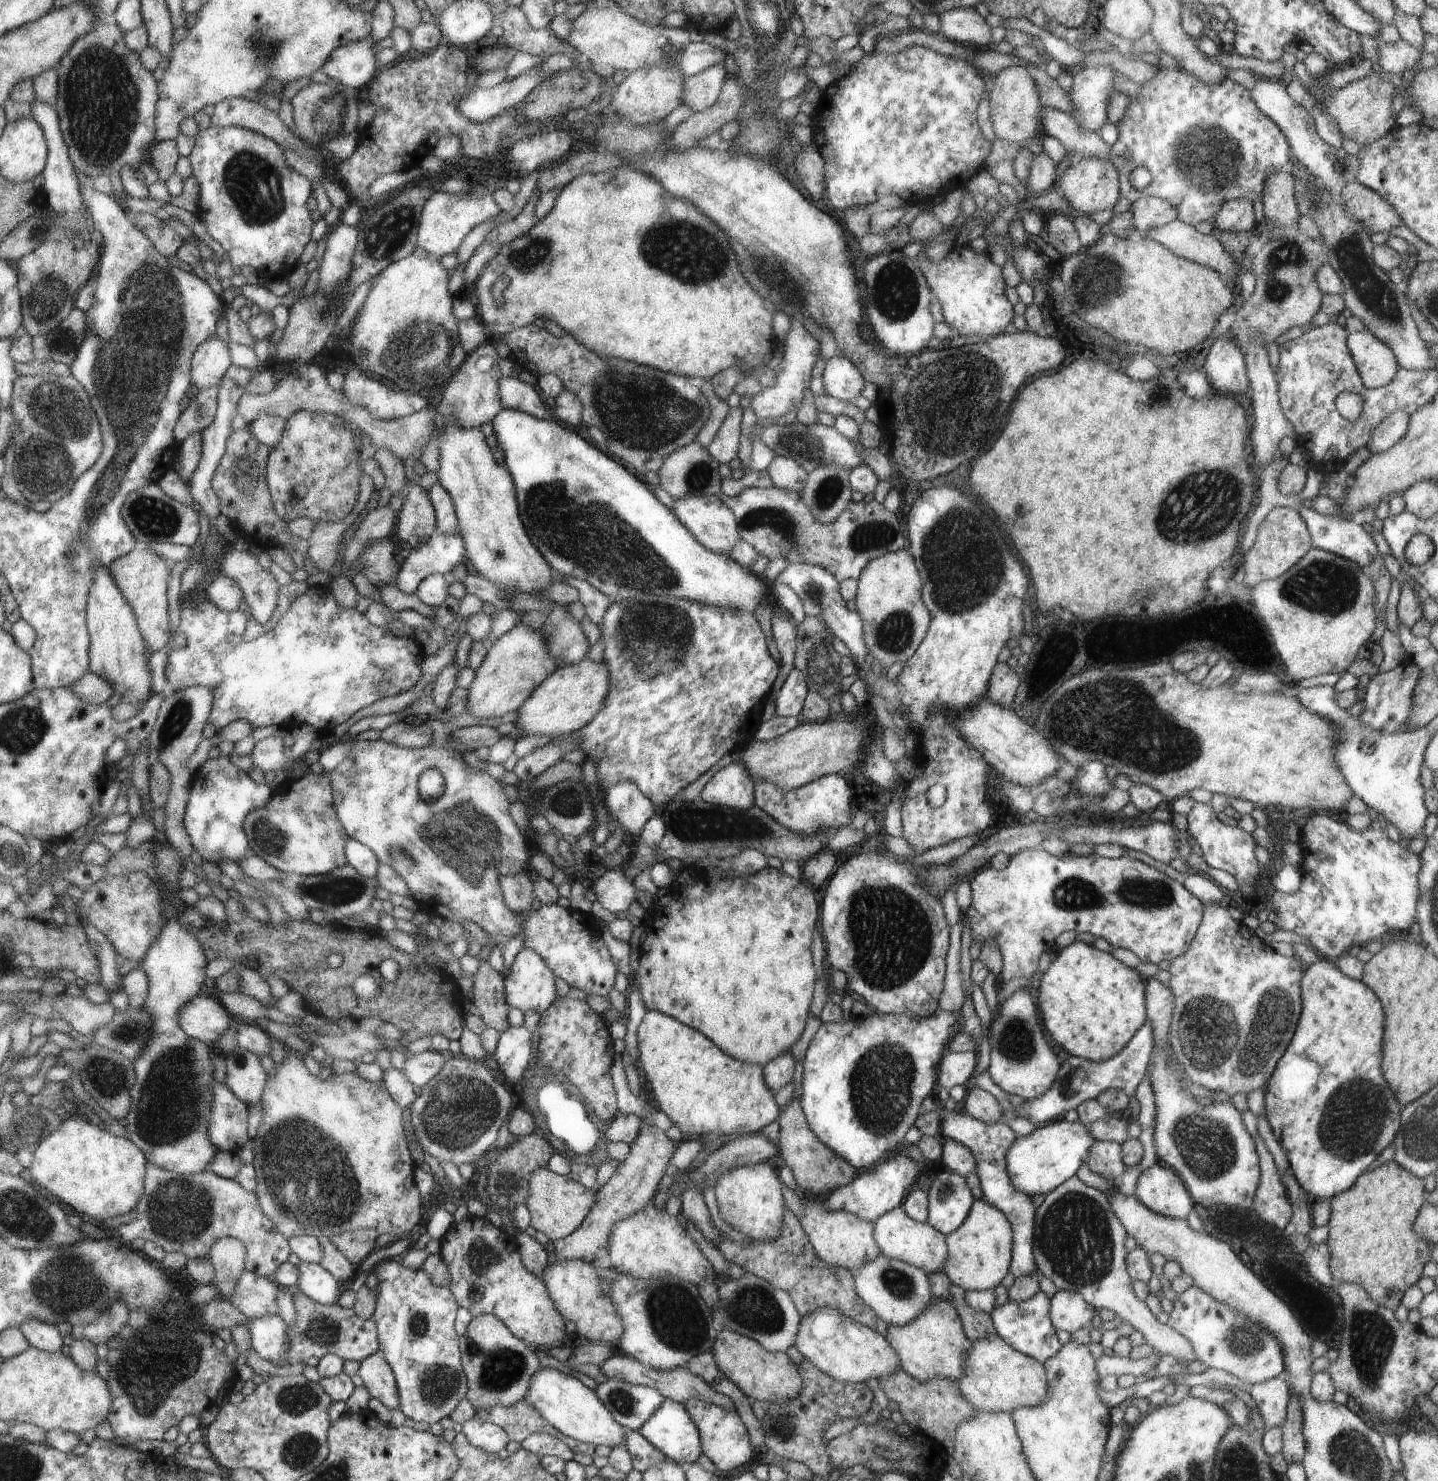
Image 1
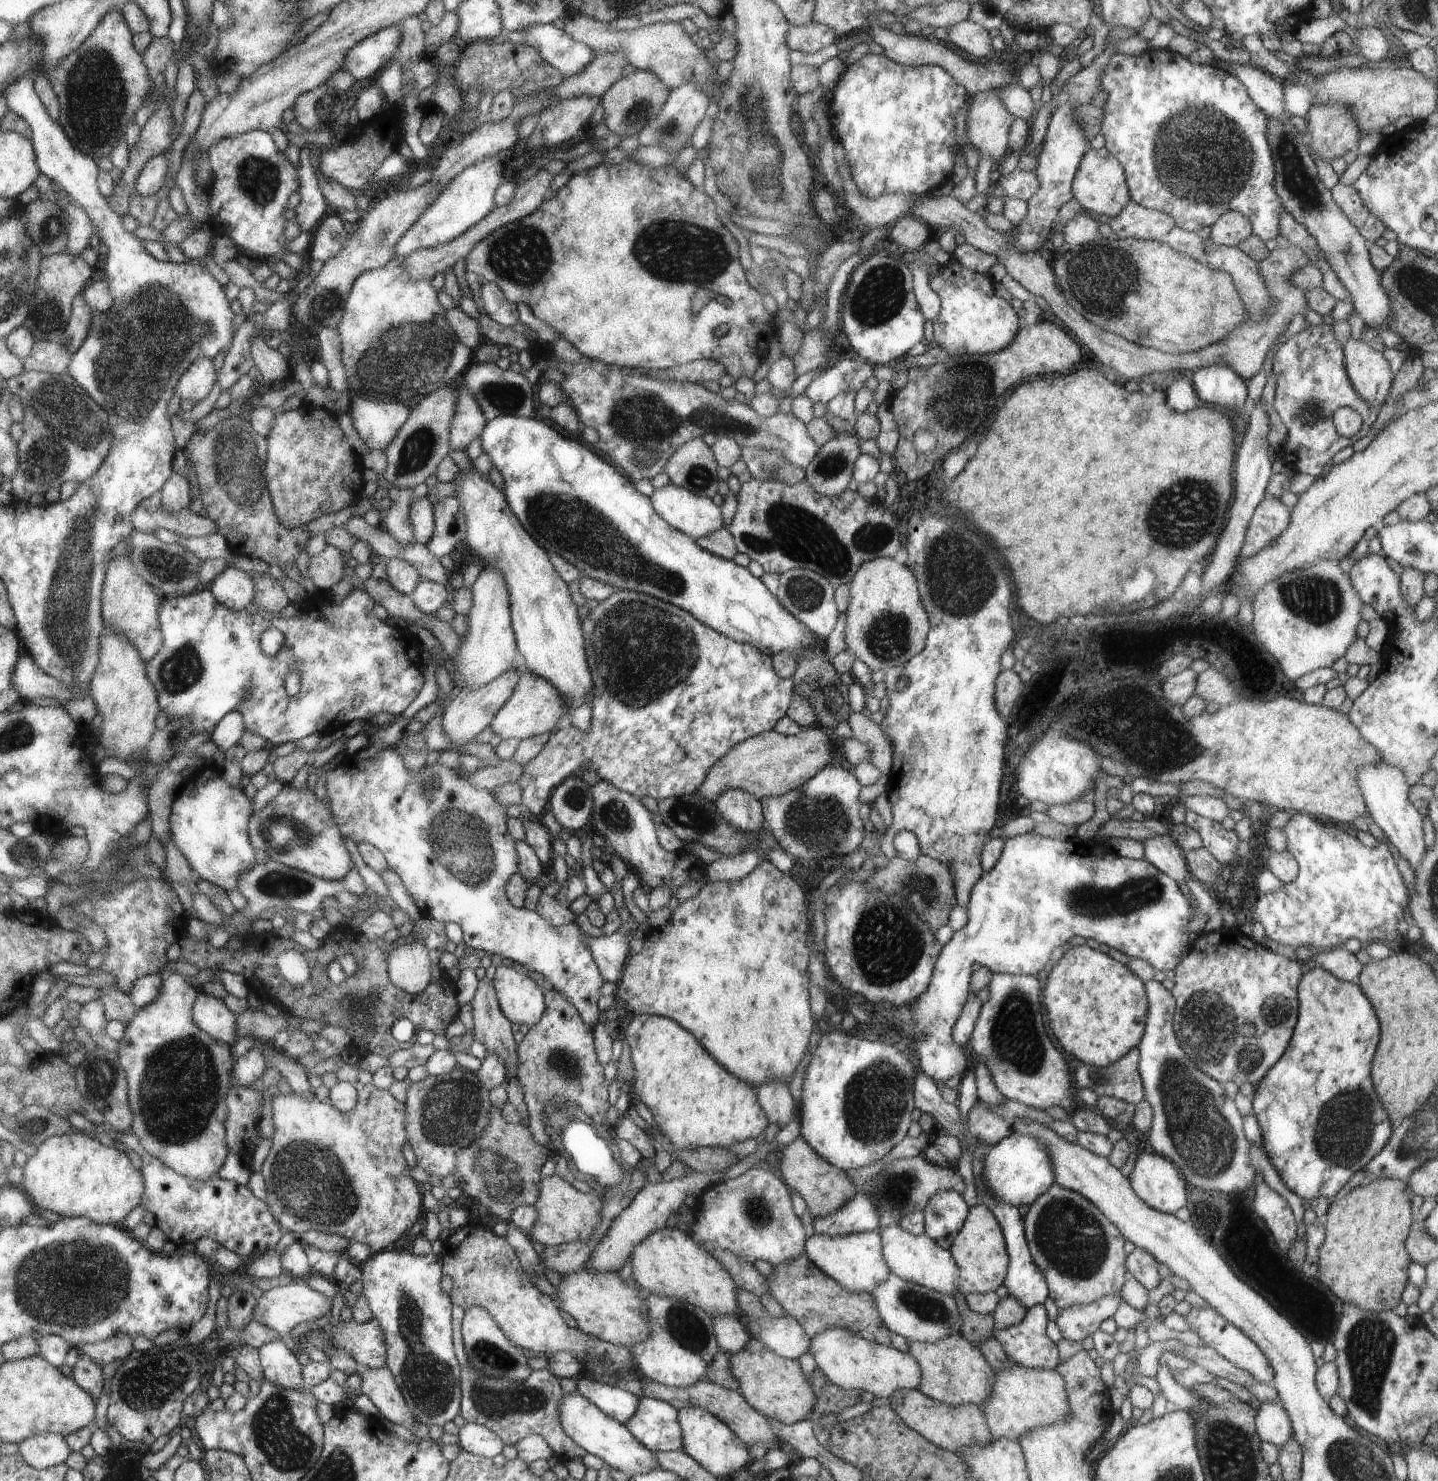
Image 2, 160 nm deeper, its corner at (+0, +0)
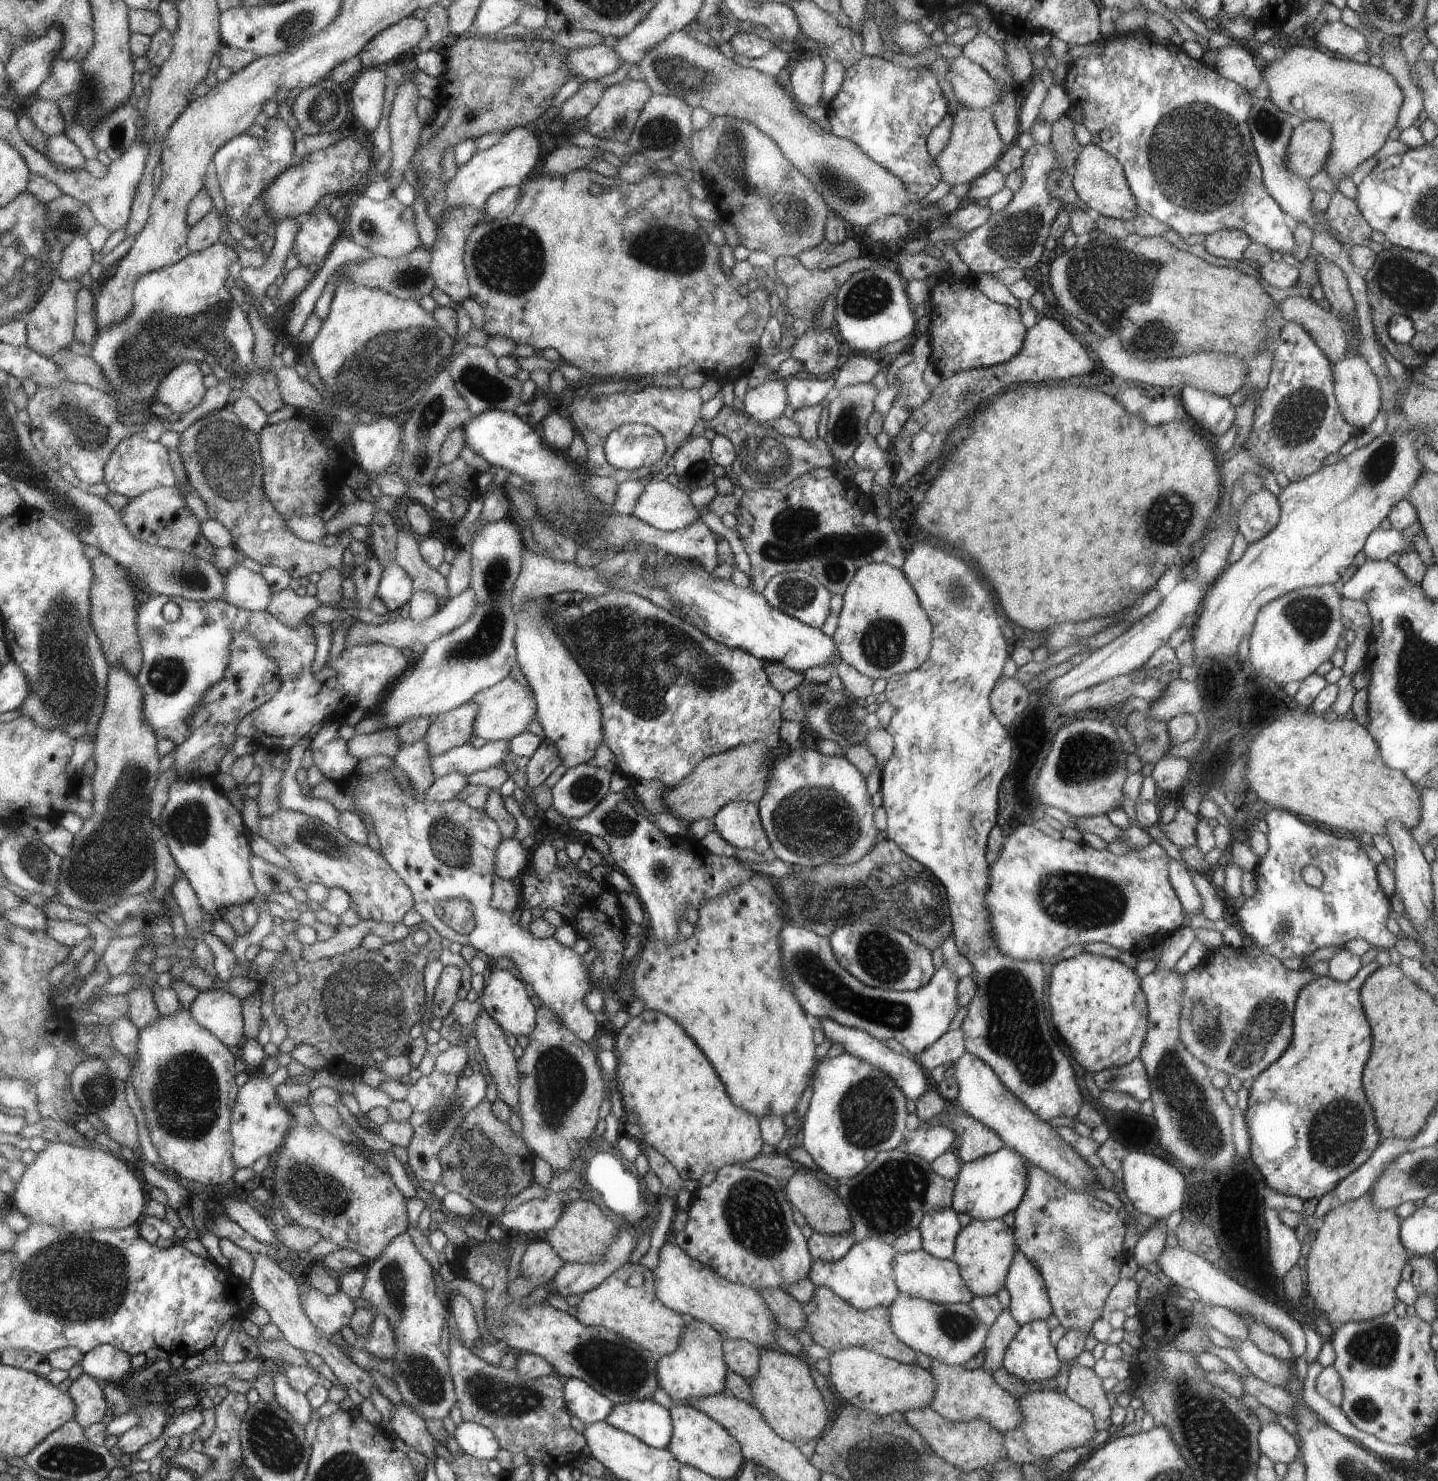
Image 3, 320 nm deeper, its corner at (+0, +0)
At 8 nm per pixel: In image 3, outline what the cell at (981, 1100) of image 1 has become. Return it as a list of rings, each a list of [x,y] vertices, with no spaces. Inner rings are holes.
[[[949,1103],[946,1112],[940,1116],[943,1118],[941,1126],[949,1128],[956,1134],[956,1154],[963,1164],[992,1154],[1005,1145],[994,1130],[984,1126],[974,1117],[962,1114],[958,1108],[954,1111],[953,1103]]]

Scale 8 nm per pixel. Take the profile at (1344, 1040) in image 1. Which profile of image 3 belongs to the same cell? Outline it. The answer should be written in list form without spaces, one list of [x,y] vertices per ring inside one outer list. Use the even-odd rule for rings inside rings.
[[[1377,961],[1366,964],[1354,978],[1348,982],[1338,982],[1331,977],[1322,976],[1314,978],[1310,984],[1306,984],[1302,990],[1298,992],[1295,1003],[1293,1016],[1294,1032],[1290,1046],[1286,1048],[1286,1052],[1276,1060],[1271,1066],[1268,1066],[1256,1079],[1248,1084],[1250,1098],[1248,1098],[1248,1110],[1246,1110],[1245,1122],[1248,1126],[1248,1134],[1250,1134],[1250,1155],[1256,1168],[1260,1171],[1262,1178],[1268,1188],[1272,1188],[1274,1192],[1286,1194],[1289,1196],[1298,1196],[1302,1201],[1307,1199],[1321,1199],[1324,1195],[1332,1192],[1336,1186],[1345,1180],[1352,1172],[1355,1172],[1360,1166],[1364,1165],[1372,1154],[1380,1146],[1380,1130],[1374,1124],[1374,1116],[1370,1110],[1370,1104],[1366,1102],[1364,1090],[1362,1090],[1362,1068],[1366,1064],[1366,1058],[1370,1056],[1370,1046],[1372,1046],[1372,1034],[1370,1034],[1370,1024],[1366,1019],[1362,1002],[1360,1002],[1360,990],[1364,980],[1381,968],[1381,964]]]

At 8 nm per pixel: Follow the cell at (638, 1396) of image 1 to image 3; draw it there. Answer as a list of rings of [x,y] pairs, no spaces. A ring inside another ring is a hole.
[[[581,1379],[565,1380],[564,1402],[584,1423],[605,1421],[616,1404]]]

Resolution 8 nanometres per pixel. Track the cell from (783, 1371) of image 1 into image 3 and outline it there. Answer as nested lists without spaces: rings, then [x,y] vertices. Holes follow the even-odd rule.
[[[764,1348],[760,1352],[758,1374],[748,1380],[750,1392],[754,1396],[754,1407],[764,1416],[765,1422],[773,1430],[796,1447],[820,1440],[824,1432],[830,1430],[830,1414],[822,1402],[808,1364],[781,1348]]]

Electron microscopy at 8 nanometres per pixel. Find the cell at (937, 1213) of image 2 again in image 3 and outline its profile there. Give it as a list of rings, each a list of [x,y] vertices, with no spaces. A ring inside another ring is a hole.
[[[934,1208],[928,1212],[918,1226],[921,1233],[922,1248],[936,1258],[952,1261],[955,1239],[962,1231],[958,1212],[950,1208]]]

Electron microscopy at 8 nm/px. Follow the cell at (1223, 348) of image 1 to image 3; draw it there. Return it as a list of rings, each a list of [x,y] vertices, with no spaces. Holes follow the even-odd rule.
[[[1184,385],[1179,389],[1182,398],[1182,404],[1188,412],[1188,418],[1194,418],[1194,422],[1204,428],[1205,432],[1212,434],[1212,441],[1224,435],[1230,429],[1234,420],[1236,420],[1236,406],[1233,406],[1228,397],[1218,396],[1218,394],[1210,394],[1206,390],[1194,388],[1194,386]]]

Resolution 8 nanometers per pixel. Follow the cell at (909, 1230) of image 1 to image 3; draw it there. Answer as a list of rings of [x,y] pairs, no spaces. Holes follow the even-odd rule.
[[[924,1248],[910,1252],[896,1252],[893,1263],[898,1291],[908,1296],[918,1296],[935,1304],[970,1303],[973,1295],[960,1276],[958,1264],[947,1259],[936,1258]]]

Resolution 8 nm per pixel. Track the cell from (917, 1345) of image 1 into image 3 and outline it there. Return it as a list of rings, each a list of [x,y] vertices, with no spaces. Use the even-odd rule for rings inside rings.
[[[931,1360],[929,1371],[936,1382],[936,1390],[930,1406],[942,1418],[950,1422],[962,1422],[962,1420],[968,1422],[972,1418],[980,1418],[1000,1433],[1016,1430],[1022,1424],[1022,1412],[1015,1397],[1003,1390],[988,1370],[984,1368],[968,1370],[964,1366],[942,1364],[938,1360]]]

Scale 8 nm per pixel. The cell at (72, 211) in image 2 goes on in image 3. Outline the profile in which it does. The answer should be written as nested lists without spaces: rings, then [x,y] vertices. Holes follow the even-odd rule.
[[[86,235],[74,238],[61,251],[61,265],[58,266],[57,276],[68,282],[81,281],[94,263],[93,254],[93,248]]]

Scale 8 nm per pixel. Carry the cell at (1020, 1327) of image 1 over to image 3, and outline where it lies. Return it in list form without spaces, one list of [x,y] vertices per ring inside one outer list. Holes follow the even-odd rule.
[[[1032,1320],[1020,1326],[1003,1359],[1010,1376],[1034,1383],[1054,1378],[1060,1372],[1060,1364],[1046,1320]]]

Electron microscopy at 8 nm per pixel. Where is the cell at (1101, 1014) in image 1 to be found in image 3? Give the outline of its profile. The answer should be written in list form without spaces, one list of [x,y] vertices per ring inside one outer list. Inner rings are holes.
[[[1084,952],[1053,966],[1048,986],[1048,1002],[1052,1011],[1052,1022],[1062,1034],[1062,1040],[1070,1048],[1072,1058],[1087,1072],[1125,1066],[1140,1053],[1148,1028],[1148,1004],[1140,987],[1137,972],[1118,959]]]

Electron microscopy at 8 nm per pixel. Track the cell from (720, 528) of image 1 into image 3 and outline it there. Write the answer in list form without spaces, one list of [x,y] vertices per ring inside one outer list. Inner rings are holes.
[[[667,481],[650,482],[640,494],[632,515],[664,532],[682,530],[701,520],[690,494]]]

